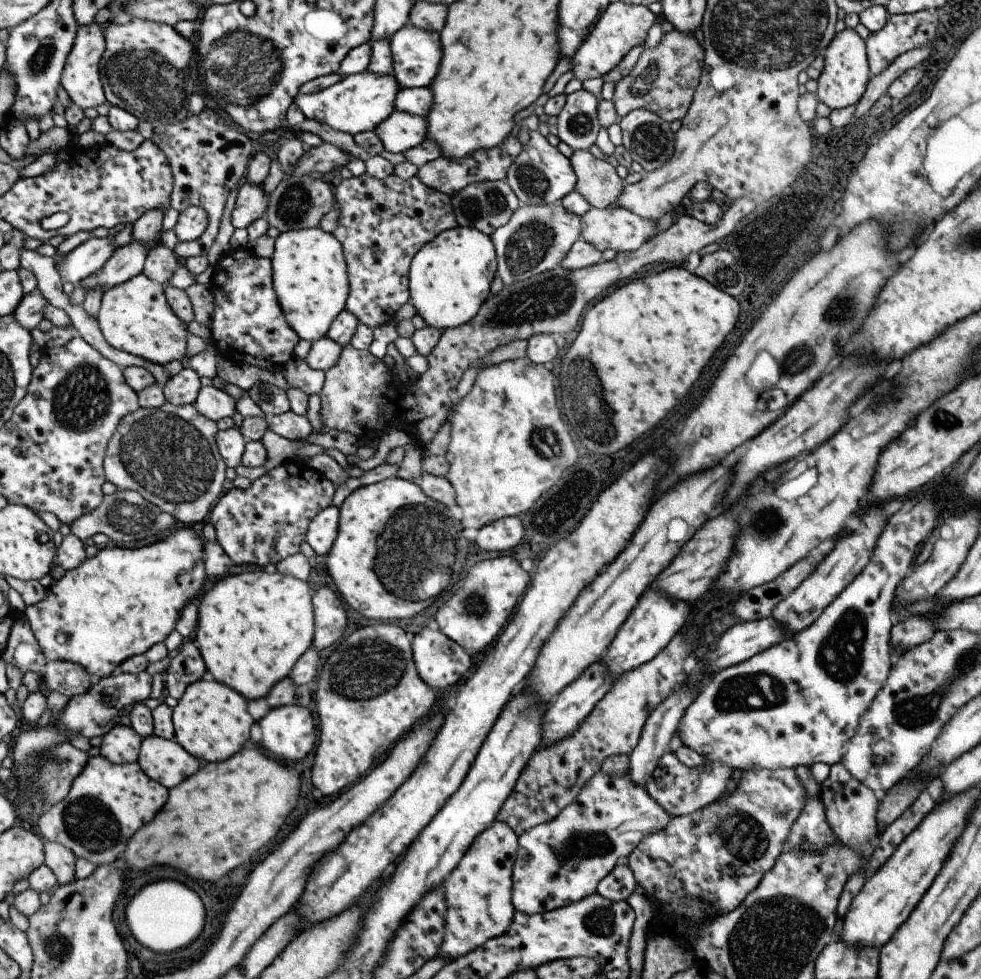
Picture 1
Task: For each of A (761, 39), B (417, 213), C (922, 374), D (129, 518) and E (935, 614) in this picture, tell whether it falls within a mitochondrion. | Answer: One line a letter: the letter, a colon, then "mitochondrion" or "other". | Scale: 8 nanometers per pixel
A: mitochondrion
B: other
C: mitochondrion
D: mitochondrion
E: other

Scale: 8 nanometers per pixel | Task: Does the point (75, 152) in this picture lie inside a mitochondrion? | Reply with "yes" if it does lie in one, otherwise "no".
no

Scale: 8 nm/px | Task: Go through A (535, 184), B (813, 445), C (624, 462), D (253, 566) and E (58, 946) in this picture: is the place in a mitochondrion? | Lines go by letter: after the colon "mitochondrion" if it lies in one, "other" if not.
A: mitochondrion
B: other
C: other
D: other
E: mitochondrion

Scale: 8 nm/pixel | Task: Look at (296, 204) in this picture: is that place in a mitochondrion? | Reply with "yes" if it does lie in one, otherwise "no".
yes

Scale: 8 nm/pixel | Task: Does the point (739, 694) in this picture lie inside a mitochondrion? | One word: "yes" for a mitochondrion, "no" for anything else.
yes

